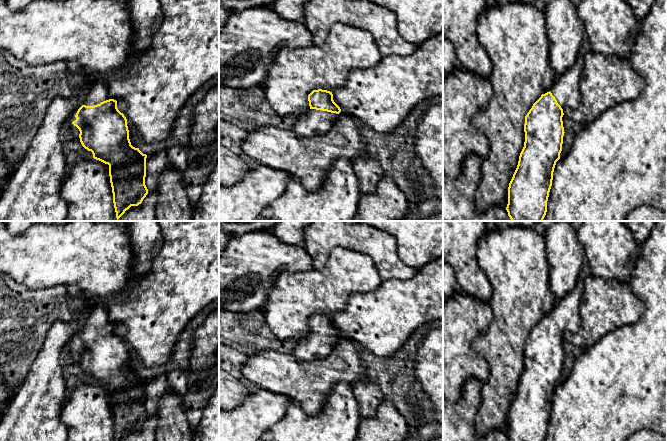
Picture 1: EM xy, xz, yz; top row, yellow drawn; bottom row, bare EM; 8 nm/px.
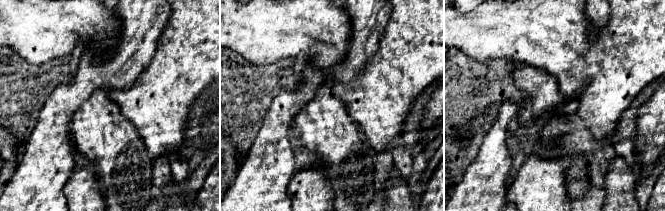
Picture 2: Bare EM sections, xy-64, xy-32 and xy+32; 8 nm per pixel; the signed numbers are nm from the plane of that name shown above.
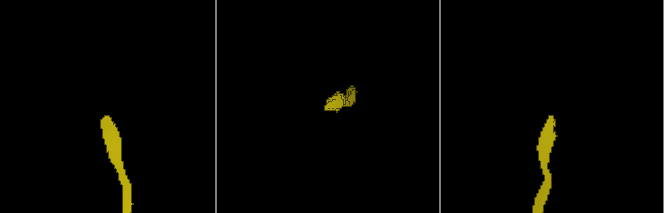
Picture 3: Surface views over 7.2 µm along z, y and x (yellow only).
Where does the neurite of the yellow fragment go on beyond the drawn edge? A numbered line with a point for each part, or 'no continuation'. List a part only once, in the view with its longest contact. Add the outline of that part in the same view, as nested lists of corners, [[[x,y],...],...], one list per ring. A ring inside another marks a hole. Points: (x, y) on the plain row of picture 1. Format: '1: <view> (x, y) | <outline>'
1: xy (97, 312) | [[[84,292],[74,297],[68,296],[68,306],[75,315],[87,314],[87,321],[82,329],[94,330],[110,323],[107,304]]]

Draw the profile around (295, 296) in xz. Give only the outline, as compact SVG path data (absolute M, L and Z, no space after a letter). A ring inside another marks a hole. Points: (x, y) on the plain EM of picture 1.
M335 247L322 269L282 272L262 312L278 339L300 340L310 334L308 319L313 314L333 316L345 310L352 294L374 291L382 282L370 256Z

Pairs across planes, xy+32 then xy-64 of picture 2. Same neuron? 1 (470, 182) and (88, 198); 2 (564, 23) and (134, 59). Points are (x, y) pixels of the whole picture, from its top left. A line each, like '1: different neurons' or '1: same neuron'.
1: different neurons
2: different neurons

